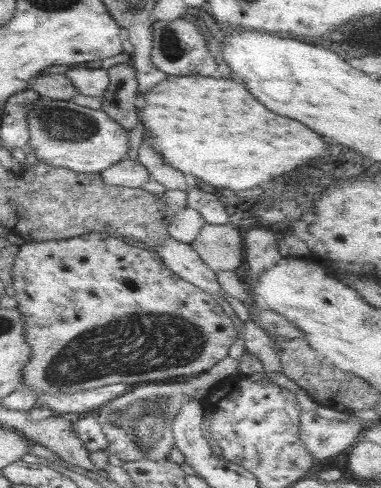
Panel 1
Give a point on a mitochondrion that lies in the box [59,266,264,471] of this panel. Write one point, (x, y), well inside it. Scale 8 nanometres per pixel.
(143, 421)

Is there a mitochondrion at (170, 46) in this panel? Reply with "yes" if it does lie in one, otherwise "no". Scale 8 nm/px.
yes

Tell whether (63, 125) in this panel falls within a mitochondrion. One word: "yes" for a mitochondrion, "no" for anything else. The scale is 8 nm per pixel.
yes

